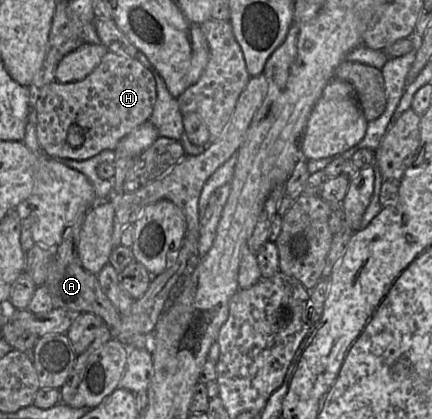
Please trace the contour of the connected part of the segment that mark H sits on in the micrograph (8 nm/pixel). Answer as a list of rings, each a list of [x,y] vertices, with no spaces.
[[[108,51],[100,64],[80,81],[45,85],[36,102],[36,131],[42,151],[55,159],[87,160],[103,150],[115,150],[123,137],[147,121],[156,103],[153,74],[135,57]]]

